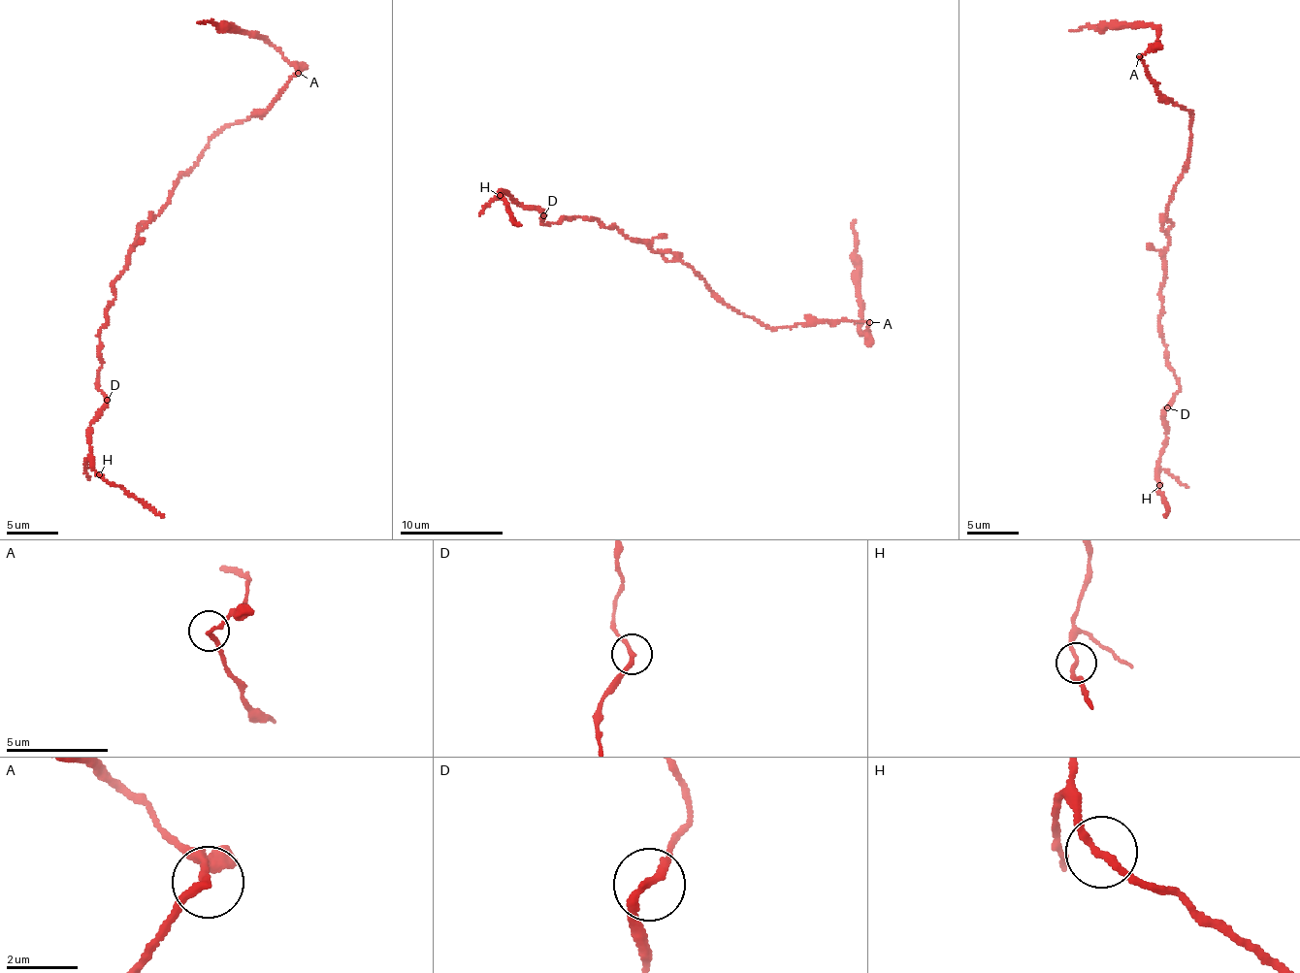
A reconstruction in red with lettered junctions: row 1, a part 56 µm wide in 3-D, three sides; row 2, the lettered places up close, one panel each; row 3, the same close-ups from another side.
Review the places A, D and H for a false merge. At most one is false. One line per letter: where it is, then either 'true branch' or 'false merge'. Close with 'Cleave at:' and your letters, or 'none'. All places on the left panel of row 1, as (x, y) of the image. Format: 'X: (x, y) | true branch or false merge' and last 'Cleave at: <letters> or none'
A: (298, 73) | false merge
D: (107, 400) | true branch
H: (99, 474) | true branch
Cleave at: A

